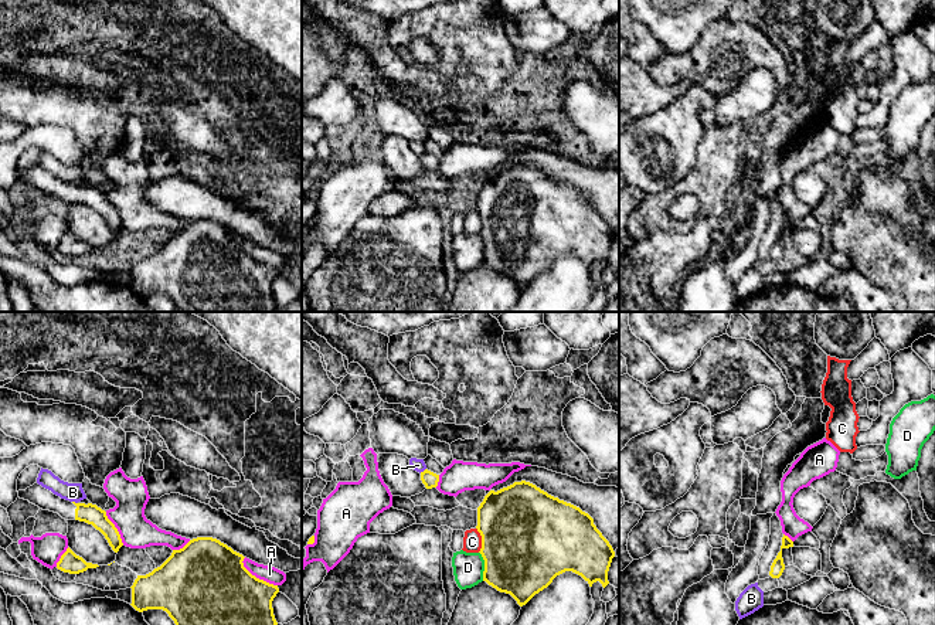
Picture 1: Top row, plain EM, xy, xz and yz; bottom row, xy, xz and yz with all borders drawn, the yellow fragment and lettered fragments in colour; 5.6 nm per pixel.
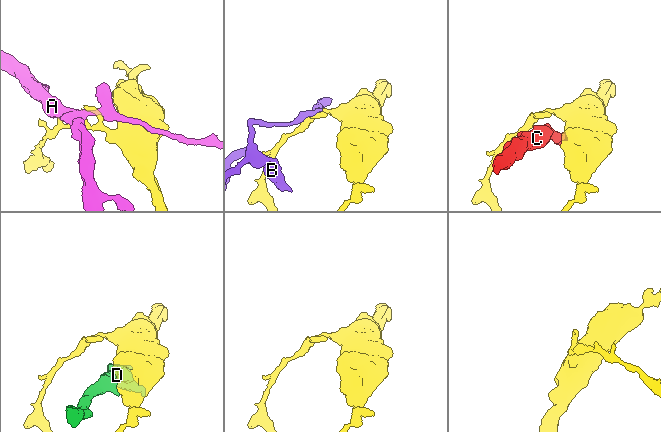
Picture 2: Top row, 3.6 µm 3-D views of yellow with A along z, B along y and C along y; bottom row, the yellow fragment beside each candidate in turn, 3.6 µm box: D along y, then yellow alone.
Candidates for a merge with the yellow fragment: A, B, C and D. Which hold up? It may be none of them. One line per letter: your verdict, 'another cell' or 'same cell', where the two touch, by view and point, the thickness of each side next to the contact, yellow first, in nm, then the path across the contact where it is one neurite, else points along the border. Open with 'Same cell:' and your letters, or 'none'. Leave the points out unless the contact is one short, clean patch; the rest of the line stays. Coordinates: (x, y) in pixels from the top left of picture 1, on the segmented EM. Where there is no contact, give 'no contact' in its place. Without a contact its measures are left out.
Same cell: none
A: another cell; meets yellow in xy at (255, 577); 420 nm thick on the yellow side, 90 nm on the other
B: another cell; meets yellow in xz at (424, 471); 90 nm thick on the yellow side, 70 nm on the other; border along xz (425, 468), (420, 472)
C: another cell; meets yellow in xz at (482, 540); 500 nm thick on the yellow side, 110 nm on the other
D: another cell; meets yellow in xz at (485, 566); 480 nm thick on the yellow side, 180 nm on the other

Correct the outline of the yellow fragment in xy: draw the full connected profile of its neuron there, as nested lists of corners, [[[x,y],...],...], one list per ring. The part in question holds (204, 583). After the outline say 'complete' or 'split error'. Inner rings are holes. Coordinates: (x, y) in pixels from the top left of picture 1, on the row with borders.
[[[197,537],[146,575],[137,575],[132,607],[163,609],[176,625],[278,625],[272,601],[278,585],[256,578],[244,567],[244,556],[212,537]]]; complete

